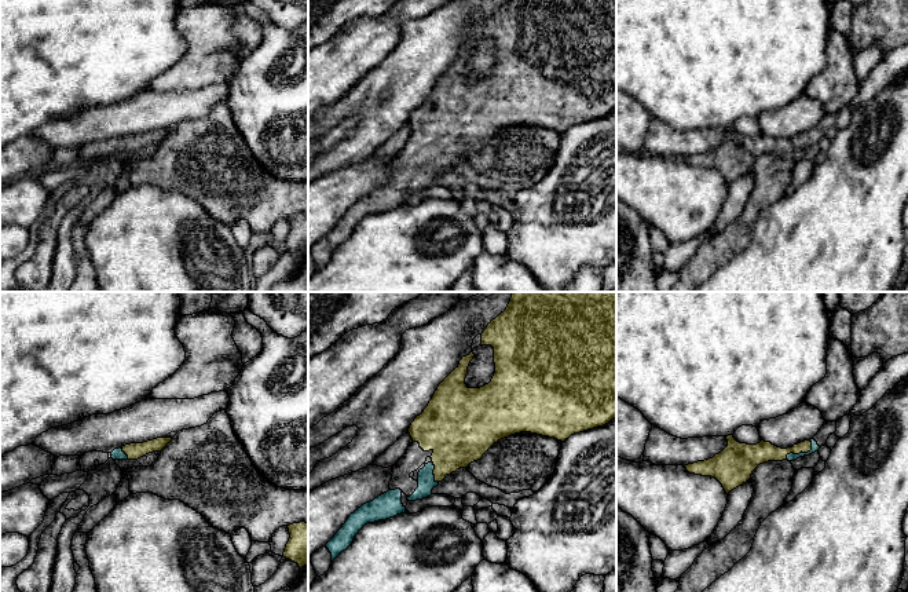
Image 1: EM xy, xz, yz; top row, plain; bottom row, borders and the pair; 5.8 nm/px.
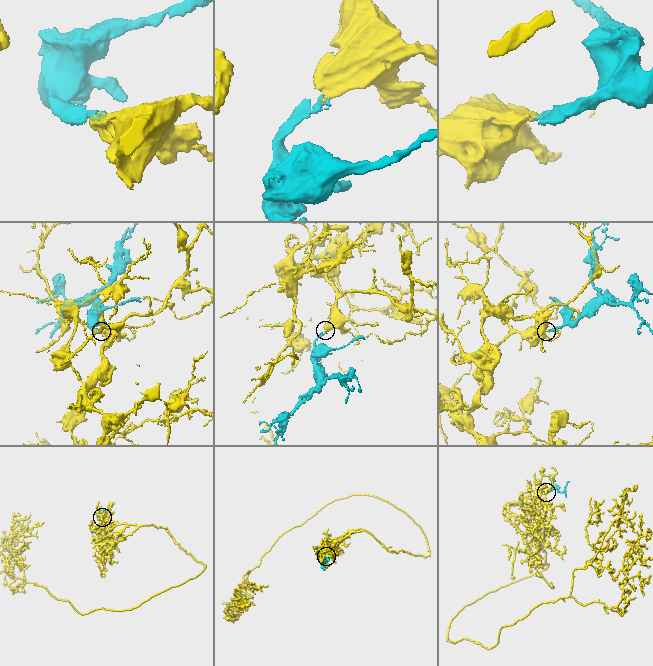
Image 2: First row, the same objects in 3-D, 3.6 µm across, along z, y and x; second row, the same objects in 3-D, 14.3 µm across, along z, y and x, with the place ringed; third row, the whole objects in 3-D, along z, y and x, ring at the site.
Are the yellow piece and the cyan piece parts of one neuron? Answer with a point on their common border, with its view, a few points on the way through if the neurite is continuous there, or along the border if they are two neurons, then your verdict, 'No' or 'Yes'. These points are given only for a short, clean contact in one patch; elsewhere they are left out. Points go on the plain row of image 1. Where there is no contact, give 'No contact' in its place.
Touches yellow at yz (802, 143). Path across: yz (762, 143), (802, 143), (815, 139). Yes

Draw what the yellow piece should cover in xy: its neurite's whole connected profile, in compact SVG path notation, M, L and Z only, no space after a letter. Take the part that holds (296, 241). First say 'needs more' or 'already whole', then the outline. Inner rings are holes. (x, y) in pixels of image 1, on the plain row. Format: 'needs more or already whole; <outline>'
already whole; M293 215L288 220L290 230L286 235L283 249L297 255L301 260L308 256L308 215Z

